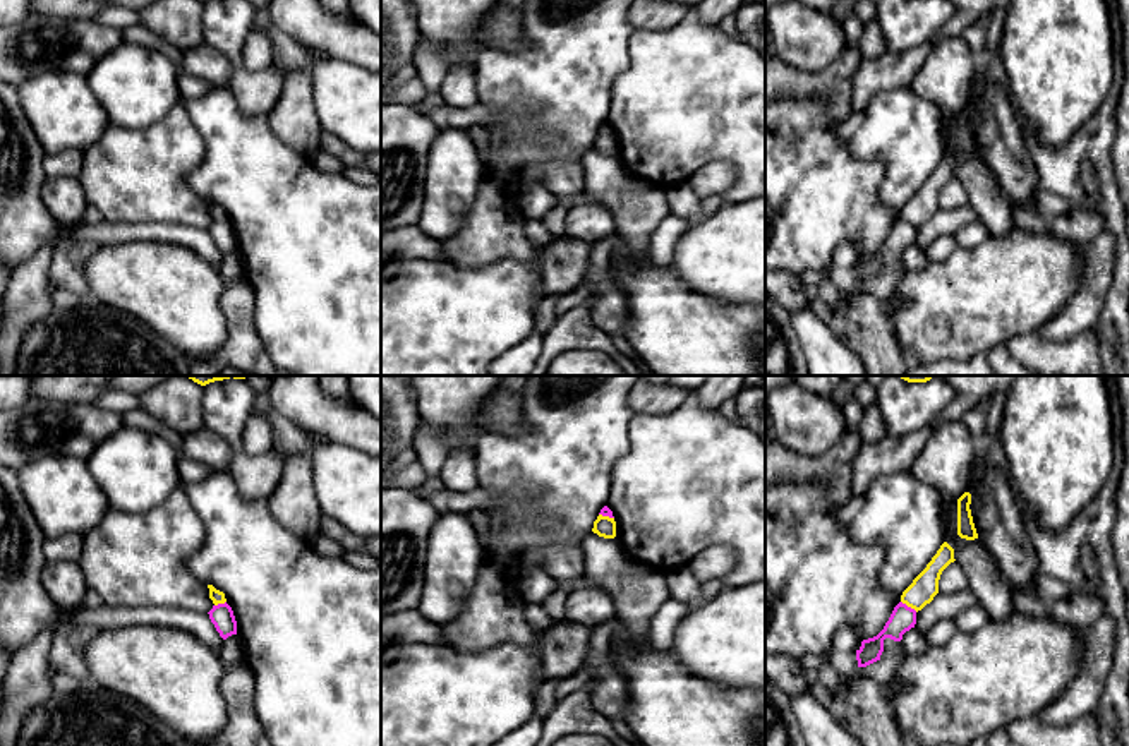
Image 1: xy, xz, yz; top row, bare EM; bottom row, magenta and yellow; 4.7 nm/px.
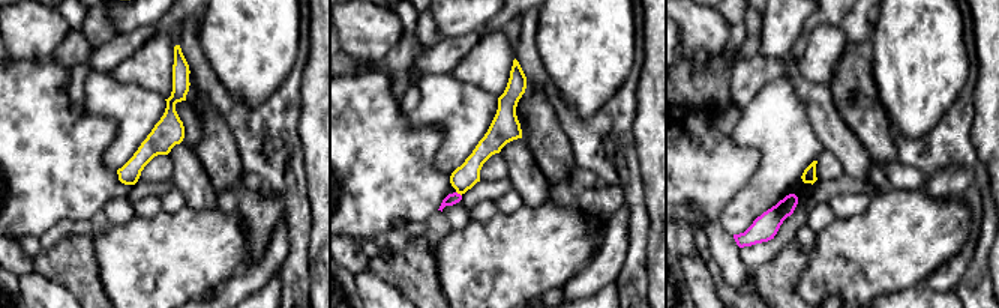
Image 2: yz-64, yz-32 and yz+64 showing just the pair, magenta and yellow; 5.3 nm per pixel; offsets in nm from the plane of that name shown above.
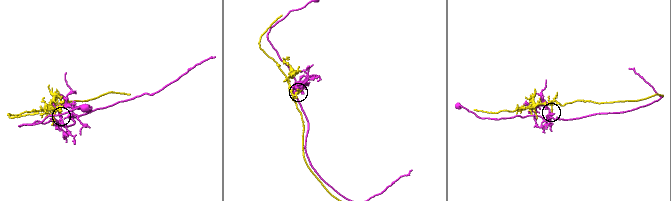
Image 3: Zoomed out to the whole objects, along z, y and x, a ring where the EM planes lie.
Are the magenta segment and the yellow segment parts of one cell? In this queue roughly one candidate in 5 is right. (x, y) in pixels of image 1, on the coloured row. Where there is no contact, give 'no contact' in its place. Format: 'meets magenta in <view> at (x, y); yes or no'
meets magenta in yz at (910, 607); no

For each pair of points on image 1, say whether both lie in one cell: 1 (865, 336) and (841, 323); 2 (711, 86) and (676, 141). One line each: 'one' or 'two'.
1: one
2: one

